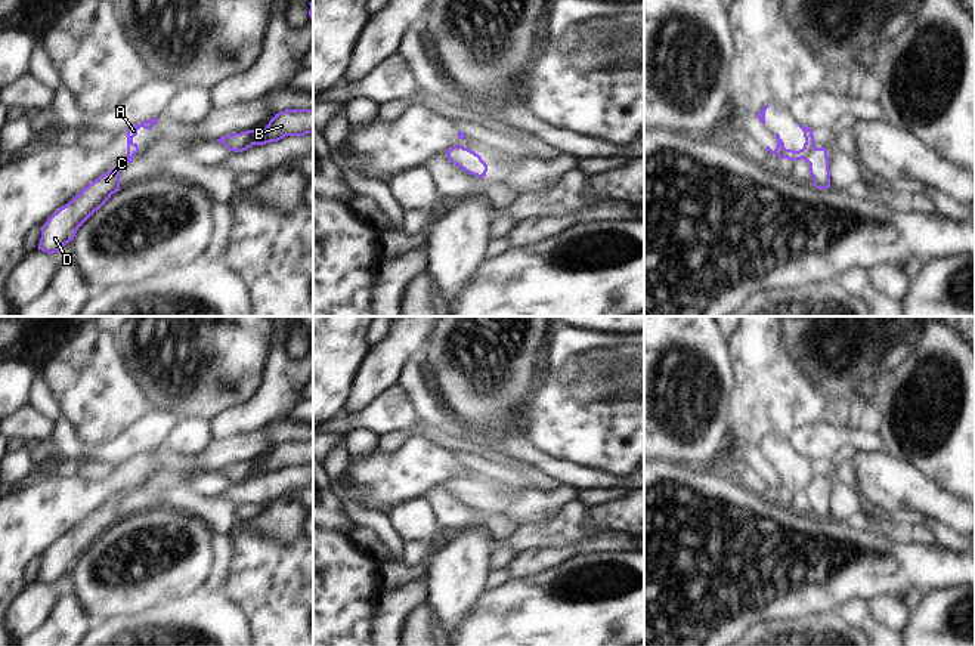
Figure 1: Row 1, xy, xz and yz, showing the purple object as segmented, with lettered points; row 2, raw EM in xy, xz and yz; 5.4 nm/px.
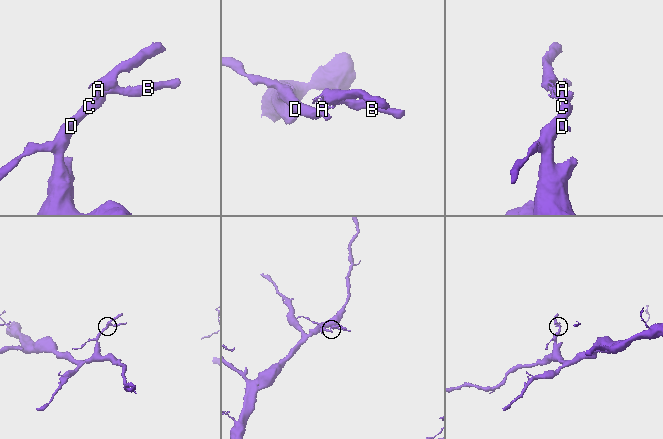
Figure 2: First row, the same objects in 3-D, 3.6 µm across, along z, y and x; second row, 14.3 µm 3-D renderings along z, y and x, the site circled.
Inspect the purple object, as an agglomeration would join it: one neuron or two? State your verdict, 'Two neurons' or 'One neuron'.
Two neurons

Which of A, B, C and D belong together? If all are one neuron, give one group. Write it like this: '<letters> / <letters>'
A B / C D

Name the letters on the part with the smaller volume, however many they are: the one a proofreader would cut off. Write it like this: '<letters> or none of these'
A, B

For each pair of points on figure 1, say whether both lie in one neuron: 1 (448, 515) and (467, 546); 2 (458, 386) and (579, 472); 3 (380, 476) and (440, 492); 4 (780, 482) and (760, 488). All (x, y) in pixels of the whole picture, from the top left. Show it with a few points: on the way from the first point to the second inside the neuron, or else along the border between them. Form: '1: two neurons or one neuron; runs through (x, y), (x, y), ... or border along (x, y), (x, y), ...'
1: two neurons; border along (483, 526), (467, 526), (463, 531)
2: two neurons; border along (471, 427), (480, 432), (505, 433)
3: two neurons; border along (445, 484), (430, 487), (423, 494)
4: two neurons; border along (765, 478), (771, 484)

